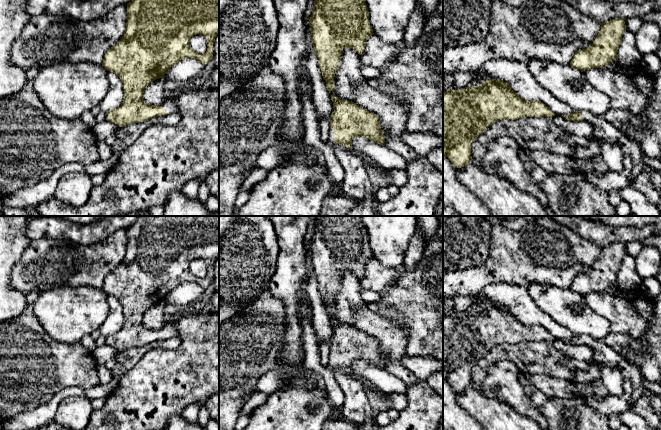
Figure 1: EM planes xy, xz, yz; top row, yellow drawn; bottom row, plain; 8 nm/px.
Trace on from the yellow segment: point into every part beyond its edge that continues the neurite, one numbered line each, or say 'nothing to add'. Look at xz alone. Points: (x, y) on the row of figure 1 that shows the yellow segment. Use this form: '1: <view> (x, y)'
1: xz (332, 143)

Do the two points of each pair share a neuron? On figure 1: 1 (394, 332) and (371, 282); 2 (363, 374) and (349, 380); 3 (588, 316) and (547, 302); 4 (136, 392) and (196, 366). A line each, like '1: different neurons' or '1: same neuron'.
1: different neurons
2: different neurons
3: same neuron
4: same neuron

